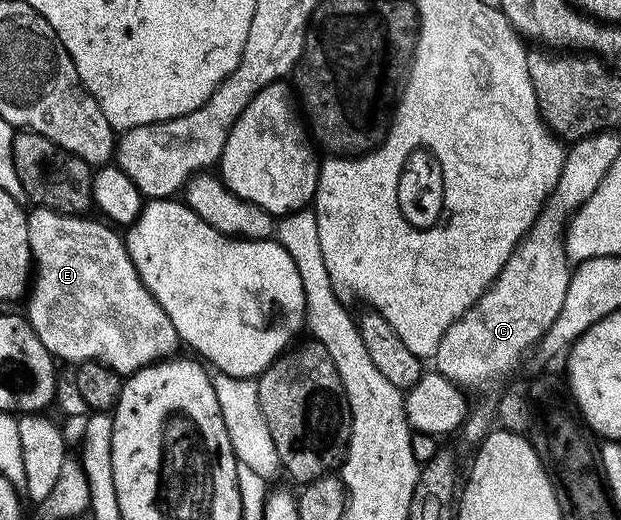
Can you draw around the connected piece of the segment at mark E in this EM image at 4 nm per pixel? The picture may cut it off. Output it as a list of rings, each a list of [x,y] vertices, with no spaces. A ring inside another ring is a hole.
[[[43,208],[29,209],[27,216],[34,281],[26,298],[26,317],[53,359],[65,358],[71,364],[100,362],[114,373],[127,376],[177,353],[176,346],[179,347],[181,341],[174,324],[170,324],[170,316],[162,312],[162,304],[158,304],[156,297],[142,284],[128,255],[125,239],[121,235],[119,238],[111,225],[91,222],[88,216],[58,214]]]

